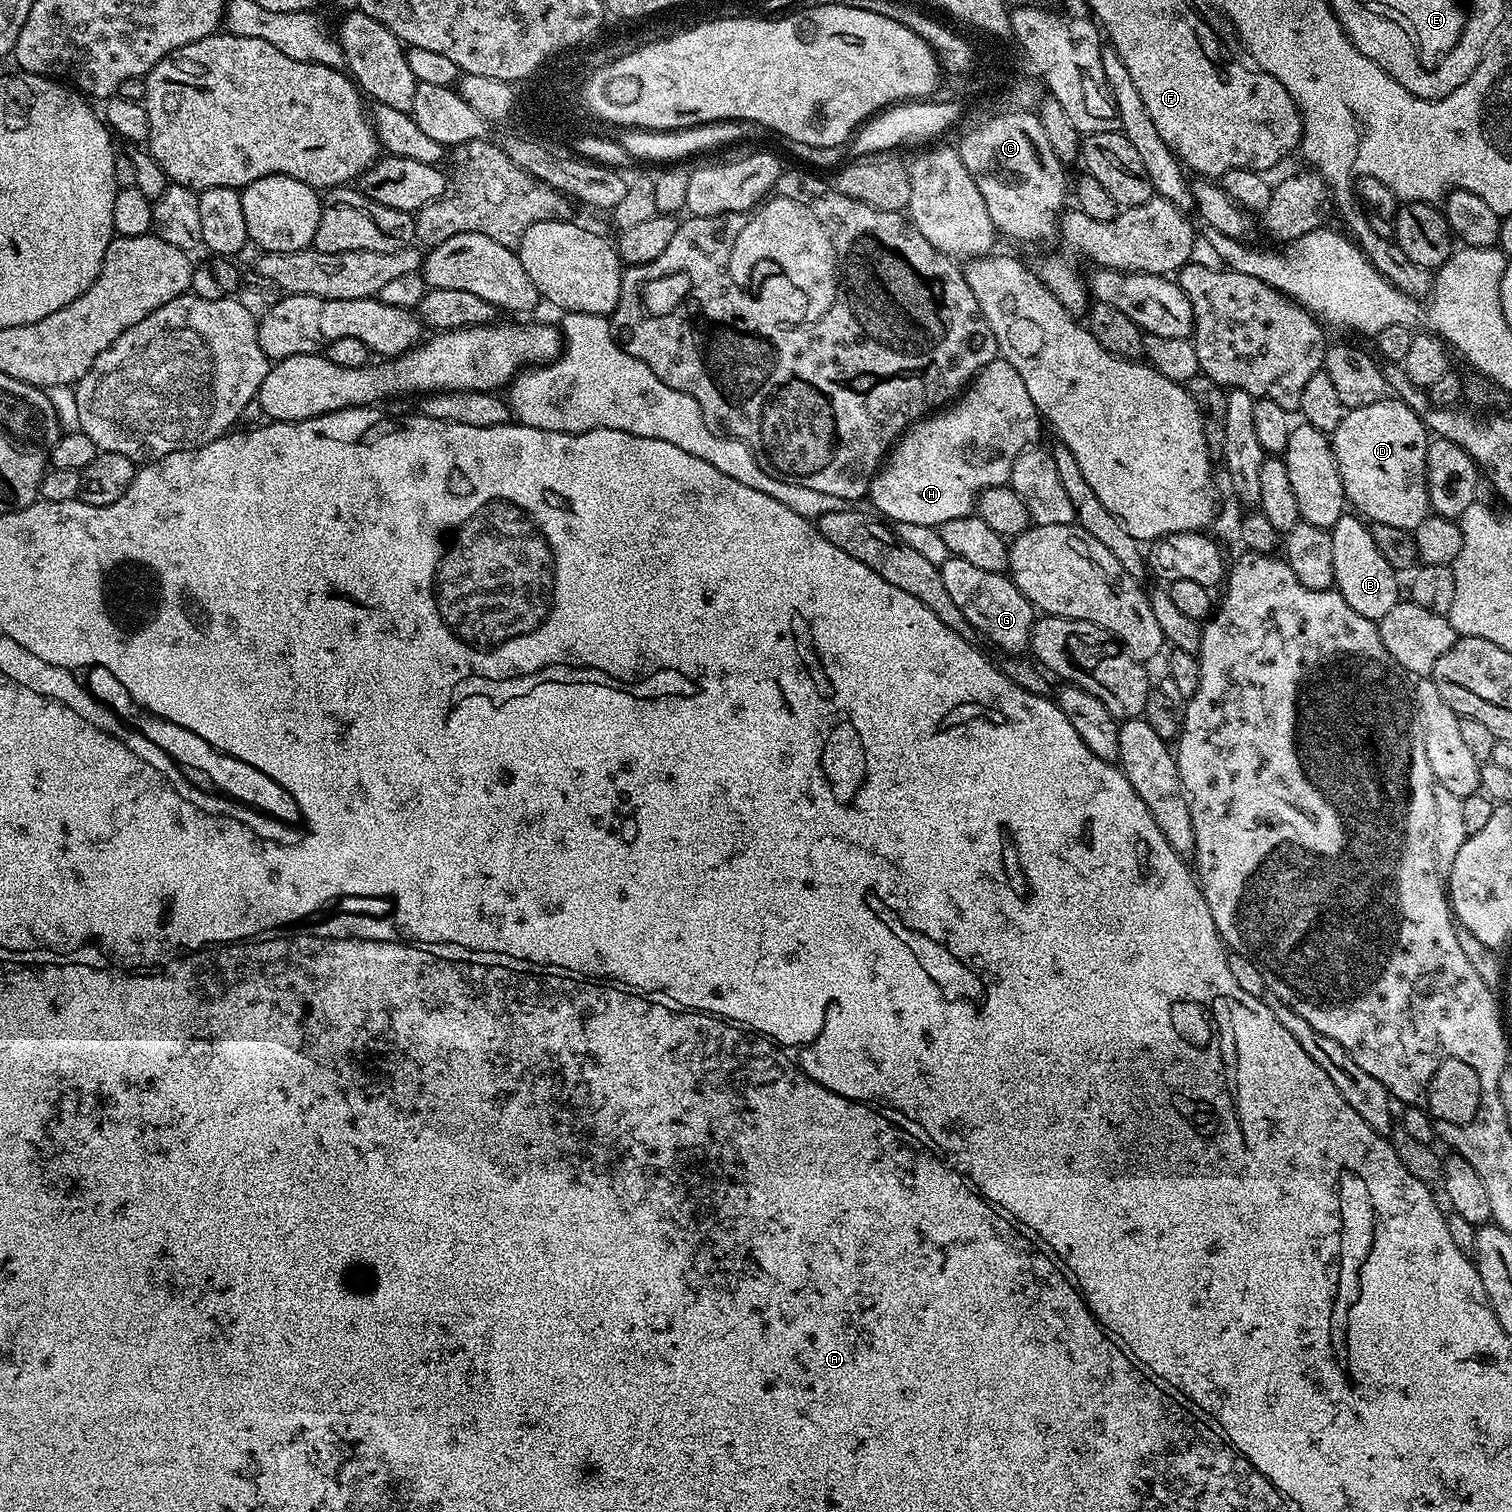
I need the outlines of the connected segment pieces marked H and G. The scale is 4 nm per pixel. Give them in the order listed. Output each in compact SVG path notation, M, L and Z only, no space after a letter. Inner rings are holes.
M1003 358L991 360L986 367L981 368L980 371L972 377L968 387L964 389L959 399L957 399L947 411L940 410L935 414L929 415L927 418L917 420L915 424L911 425L911 427L901 435L894 447L889 451L886 459L881 463L876 475L872 478L872 484L868 487L870 501L872 500L873 506L885 516L881 516L885 521L895 522L896 524L914 522L918 526L930 526L931 528L935 528L941 524L950 522L953 518L973 515L974 505L984 489L993 488L999 484L1008 484L1010 470L1014 466L1018 454L1023 452L1026 448L1033 447L1033 445L1039 441L1036 439L1040 436L1040 424L1042 425L1040 411L1034 406L1030 394L1026 394L1026 386L1022 382L1022 378L1018 378L1018 370L1014 370L1014 366L1010 366L1010 362Z
M949 555L945 564L939 565L942 586L946 586L946 594L954 598L954 606L962 610L966 622L977 633L981 632L990 643L1004 654L1020 654L1029 647L1032 639L1034 609L1032 603L1020 593L1018 586L1004 572L981 570L966 562L966 558Z

